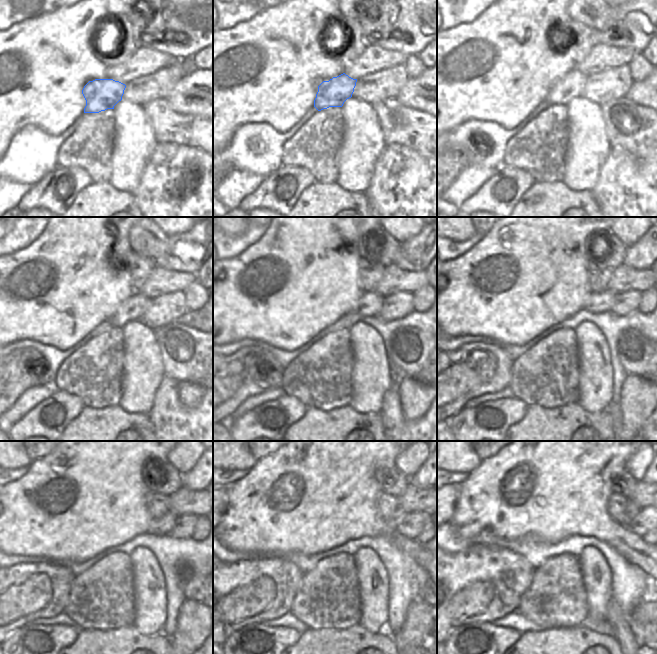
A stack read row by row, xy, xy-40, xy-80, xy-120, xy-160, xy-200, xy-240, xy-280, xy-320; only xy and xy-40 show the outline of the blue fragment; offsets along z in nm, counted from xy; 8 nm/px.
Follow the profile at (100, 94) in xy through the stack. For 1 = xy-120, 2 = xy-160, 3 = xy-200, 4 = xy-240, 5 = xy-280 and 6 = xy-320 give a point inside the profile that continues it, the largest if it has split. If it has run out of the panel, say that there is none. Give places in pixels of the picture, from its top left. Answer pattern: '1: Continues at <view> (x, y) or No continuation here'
1: Continues at xy-120 (132, 309)
2: Continues at xy-160 (370, 304)
3: Continues at xy-200 (597, 302)
4: Continues at xy-240 (163, 525)
5: Continues at xy-280 (390, 524)
6: Continues at xy-320 (632, 510).

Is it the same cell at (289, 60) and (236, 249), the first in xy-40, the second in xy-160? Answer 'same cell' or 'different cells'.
different cells

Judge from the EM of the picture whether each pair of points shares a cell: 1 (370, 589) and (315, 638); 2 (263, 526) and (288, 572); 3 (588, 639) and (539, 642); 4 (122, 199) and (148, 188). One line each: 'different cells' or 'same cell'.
1: different cells
2: different cells
3: same cell
4: different cells

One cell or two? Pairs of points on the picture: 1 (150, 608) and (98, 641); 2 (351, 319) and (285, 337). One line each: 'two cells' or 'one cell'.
1: two cells
2: two cells

